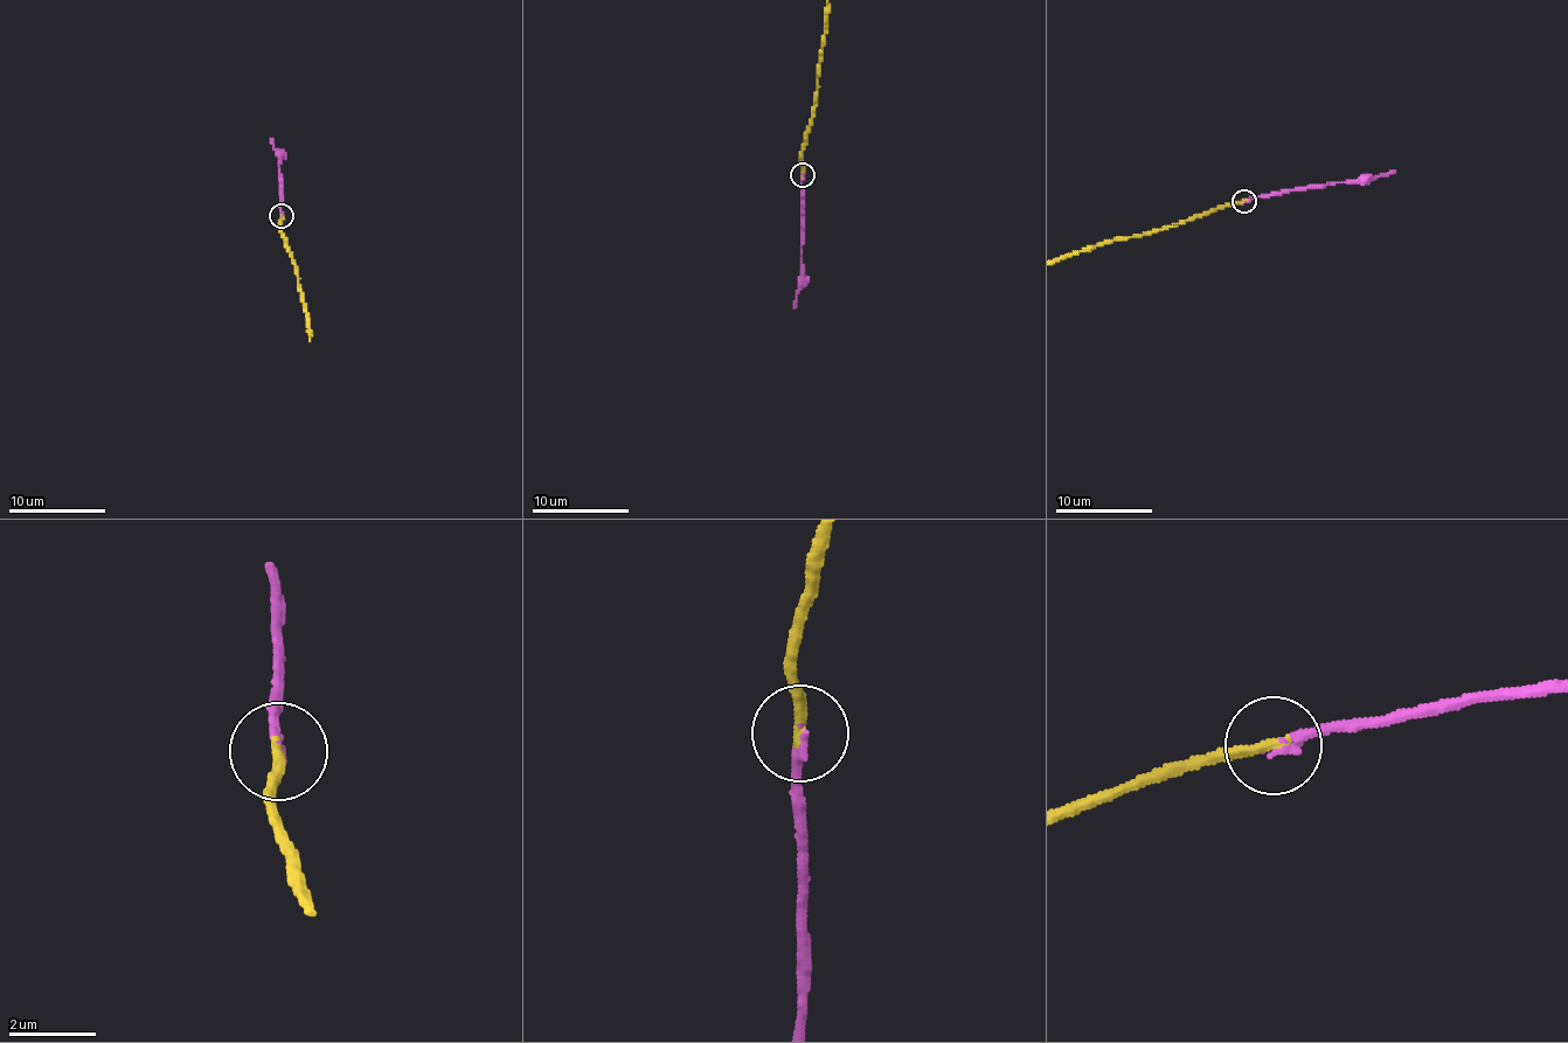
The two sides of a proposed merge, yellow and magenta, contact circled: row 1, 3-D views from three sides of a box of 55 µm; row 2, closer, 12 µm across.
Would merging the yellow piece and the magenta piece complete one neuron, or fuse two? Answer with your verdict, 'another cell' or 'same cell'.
same cell

